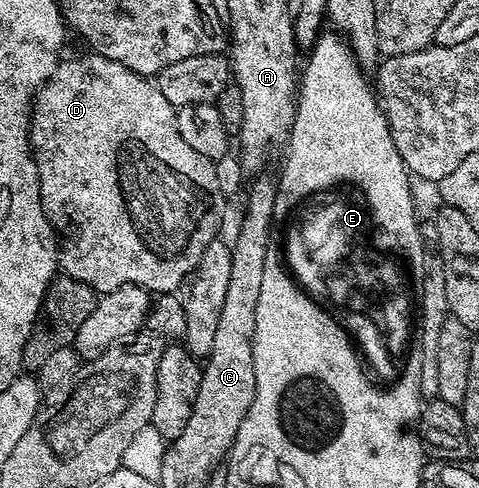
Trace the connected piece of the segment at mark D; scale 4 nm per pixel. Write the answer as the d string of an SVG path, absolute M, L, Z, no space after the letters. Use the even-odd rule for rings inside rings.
M87 55L76 56L73 60L61 59L54 74L40 87L35 100L32 101L32 157L38 166L42 210L52 224L52 231L58 237L59 267L63 275L78 282L86 282L86 286L90 286L98 294L118 290L127 284L136 284L139 288L148 289L152 294L175 293L184 279L198 266L206 246L210 246L210 242L217 239L219 232L216 231L224 220L226 197L218 186L216 165L210 158L198 154L198 150L194 150L187 142L182 142L182 134L178 134L176 109L170 102L166 102L162 90L157 88L149 77L139 76L134 70L122 66L122 62L114 62L105 56Z

